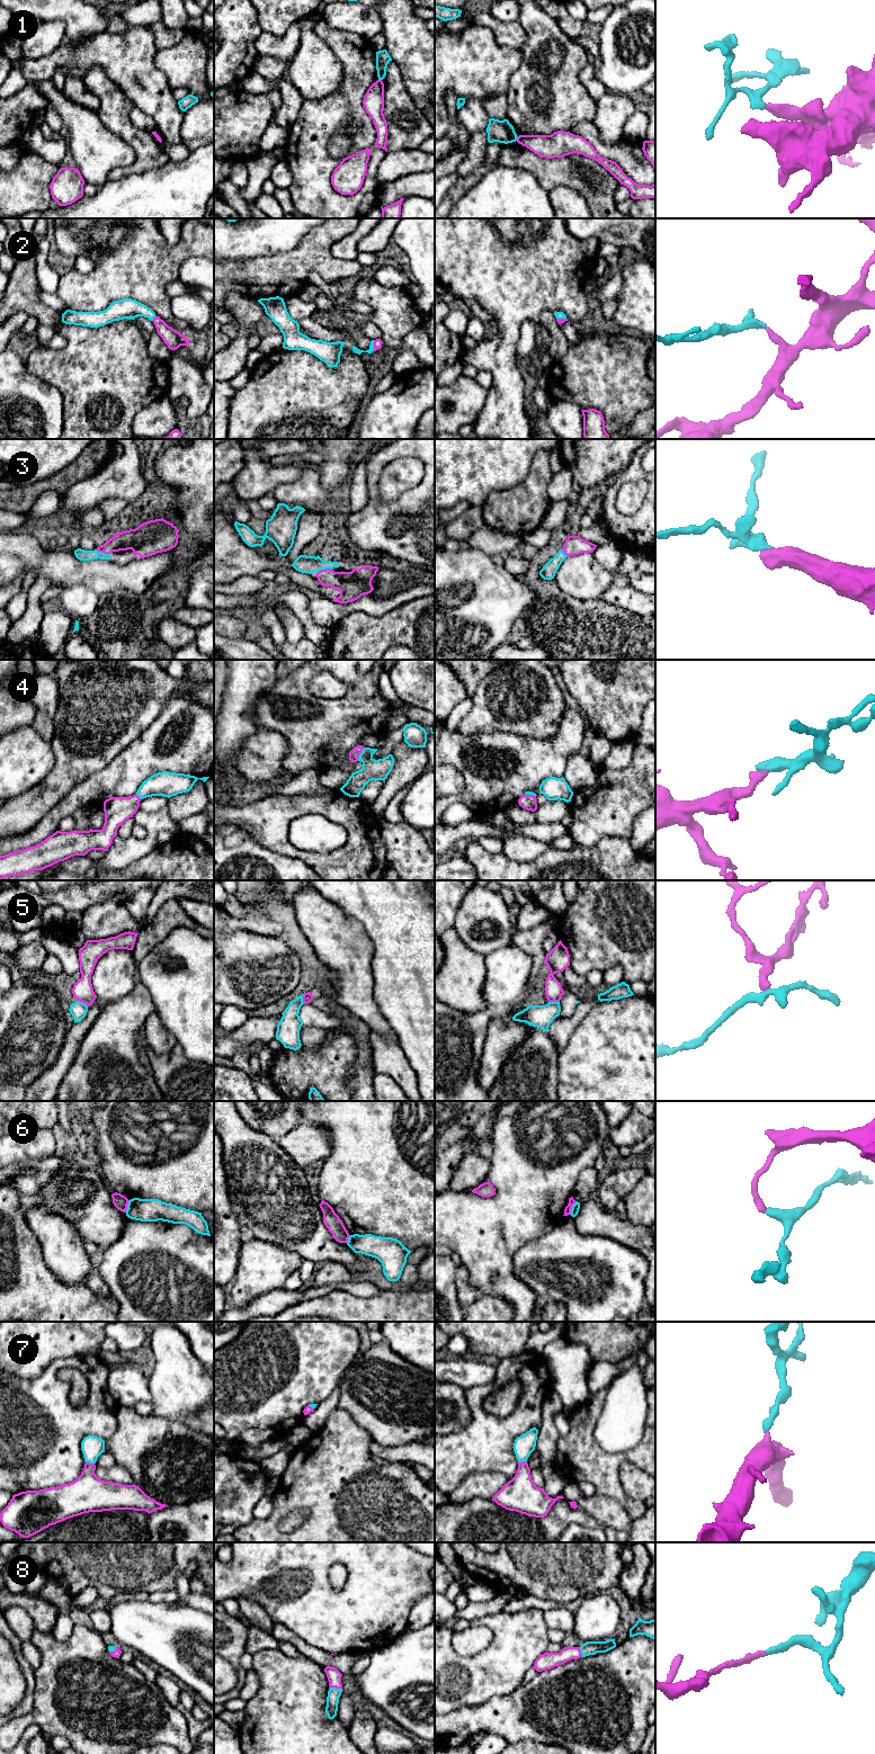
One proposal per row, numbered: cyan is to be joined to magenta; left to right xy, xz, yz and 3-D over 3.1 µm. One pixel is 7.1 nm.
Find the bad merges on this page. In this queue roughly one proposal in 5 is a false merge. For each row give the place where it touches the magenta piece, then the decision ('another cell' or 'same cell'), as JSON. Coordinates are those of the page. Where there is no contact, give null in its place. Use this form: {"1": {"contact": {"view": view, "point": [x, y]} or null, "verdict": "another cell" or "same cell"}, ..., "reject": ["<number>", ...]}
{"1": {"contact": {"view": "yz", "point": [517, 139]}, "verdict": "another cell"}, "2": {"contact": {"view": "xz", "point": [374, 346]}, "verdict": "same cell"}, "3": {"contact": {"view": "xz", "point": [323, 570]}, "verdict": "same cell"}, "4": {"contact": {"view": "xz", "point": [359, 753]}, "verdict": "same cell"}, "5": {"contact": {"view": "xy", "point": [82, 1002]}, "verdict": "another cell"}, "6": {"contact": {"view": "yz", "point": [571, 1208]}, "verdict": "another cell"}, "7": {"contact": {"view": "xy", "point": [89, 1462]}, "verdict": "same cell"}, "8": {"contact": {"view": "xz", "point": [336, 1688]}, "verdict": "same cell"}, "reject": ["1", "5", "6"]}

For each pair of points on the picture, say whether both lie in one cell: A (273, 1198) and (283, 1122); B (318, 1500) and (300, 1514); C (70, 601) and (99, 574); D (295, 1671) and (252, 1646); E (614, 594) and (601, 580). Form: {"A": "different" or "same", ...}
{"A": "different", "B": "different", "C": "different", "D": "different", "E": "different"}

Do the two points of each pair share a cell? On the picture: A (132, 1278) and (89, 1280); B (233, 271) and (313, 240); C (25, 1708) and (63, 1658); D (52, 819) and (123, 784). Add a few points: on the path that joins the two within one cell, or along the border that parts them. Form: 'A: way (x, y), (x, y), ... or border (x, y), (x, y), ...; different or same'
A: border (96, 1265), (110, 1294); different
B: way (253, 271), (285, 269), (294, 260); same
C: border (34, 1670), (35, 1693), (33, 1708), (17, 1717); different
D: way (70, 803), (86, 792), (105, 784); same

